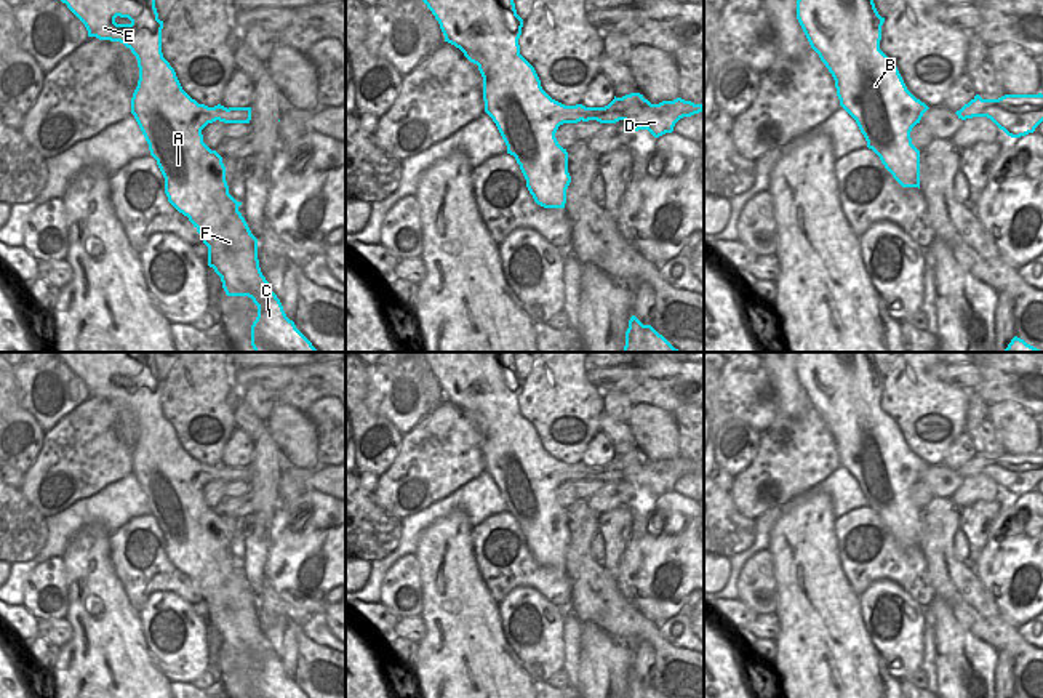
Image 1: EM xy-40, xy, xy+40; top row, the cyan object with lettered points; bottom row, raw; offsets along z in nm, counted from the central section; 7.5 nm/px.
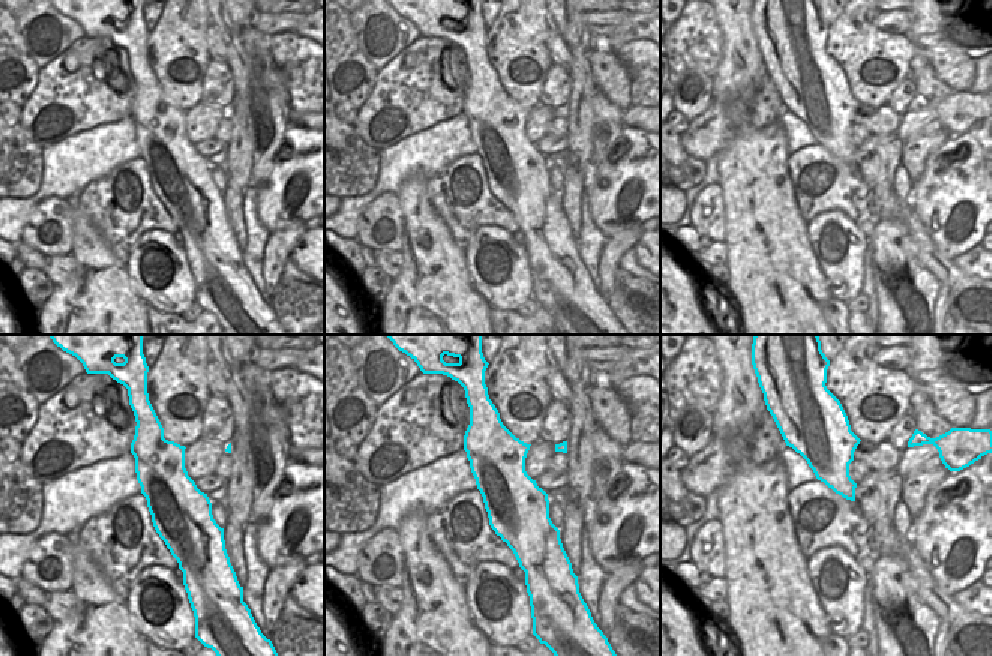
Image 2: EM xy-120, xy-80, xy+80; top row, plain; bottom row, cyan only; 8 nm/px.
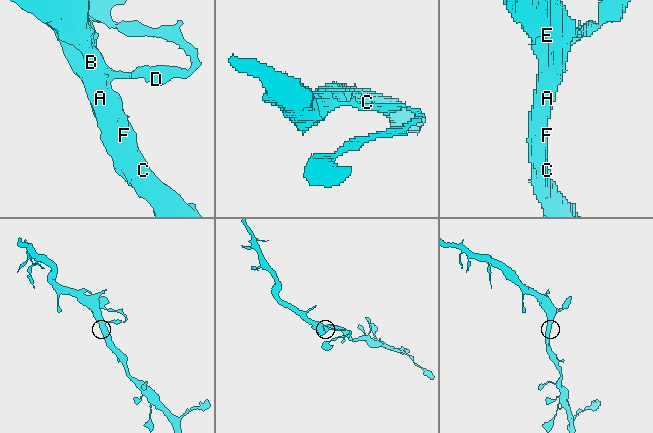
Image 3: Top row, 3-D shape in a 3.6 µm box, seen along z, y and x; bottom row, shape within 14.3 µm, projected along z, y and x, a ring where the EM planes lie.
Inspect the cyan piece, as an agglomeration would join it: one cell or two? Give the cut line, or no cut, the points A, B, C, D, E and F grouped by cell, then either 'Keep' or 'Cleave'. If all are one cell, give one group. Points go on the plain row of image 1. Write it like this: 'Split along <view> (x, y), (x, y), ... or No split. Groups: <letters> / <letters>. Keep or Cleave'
Split along xy (586, 466), (583, 479). Groups: A B C E F / D. Cleave.

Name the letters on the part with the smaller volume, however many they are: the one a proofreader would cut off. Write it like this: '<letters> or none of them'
D

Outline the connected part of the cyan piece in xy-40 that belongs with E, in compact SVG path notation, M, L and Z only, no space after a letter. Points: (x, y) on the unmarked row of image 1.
M56 352L85 383L88 395L120 400L138 418L139 439L131 456L134 474L150 514L165 536L168 560L194 583L208 605L208 624L221 636L227 655L248 655L258 664L251 698L307 698L290 679L277 653L261 631L258 597L238 570L242 560L229 552L222 515L203 501L202 488L226 477L227 466L208 466L181 445L174 427L162 411L163 379L158 378L155 352Z

